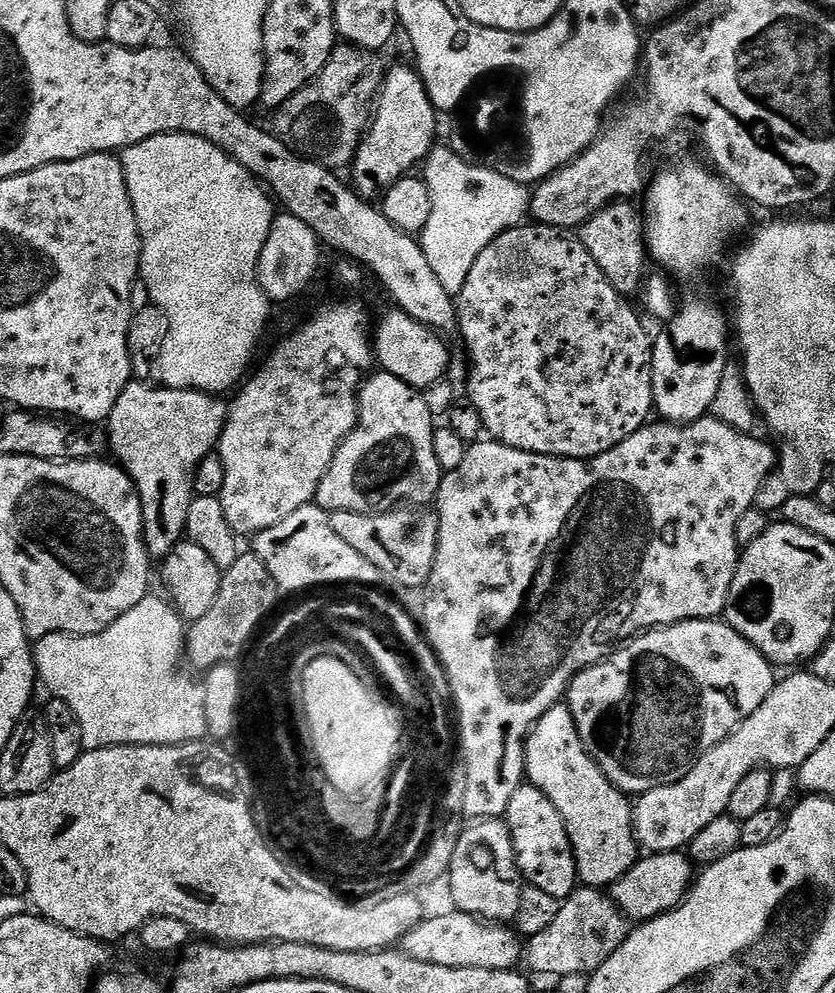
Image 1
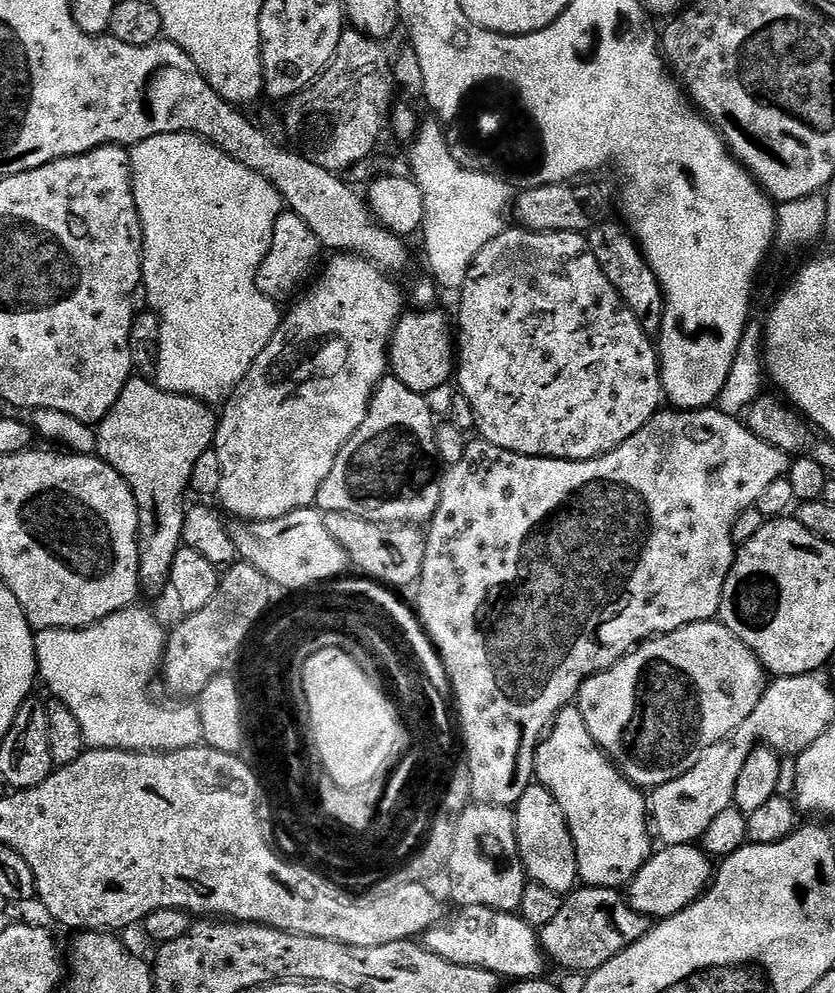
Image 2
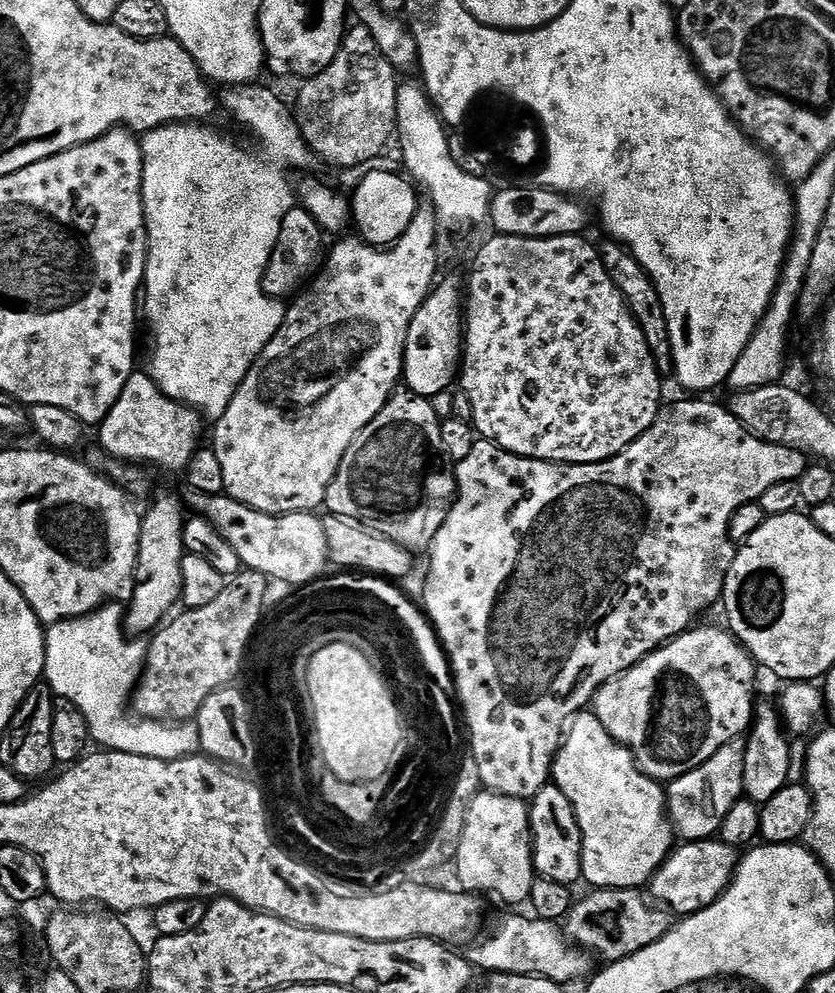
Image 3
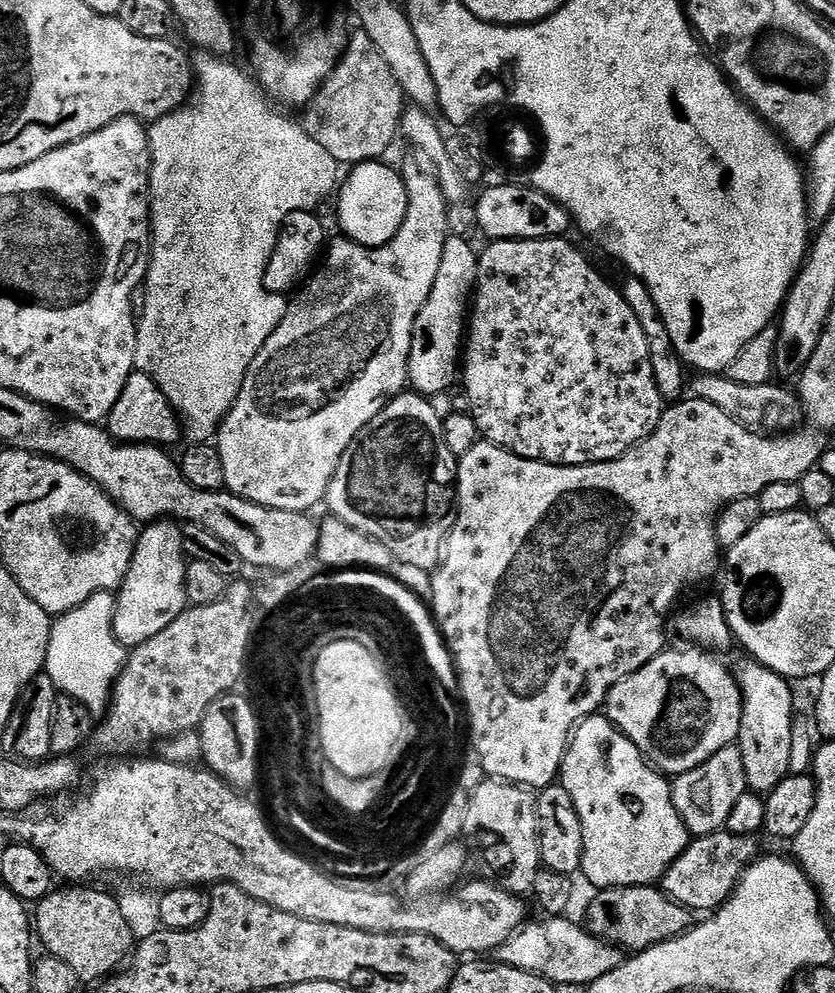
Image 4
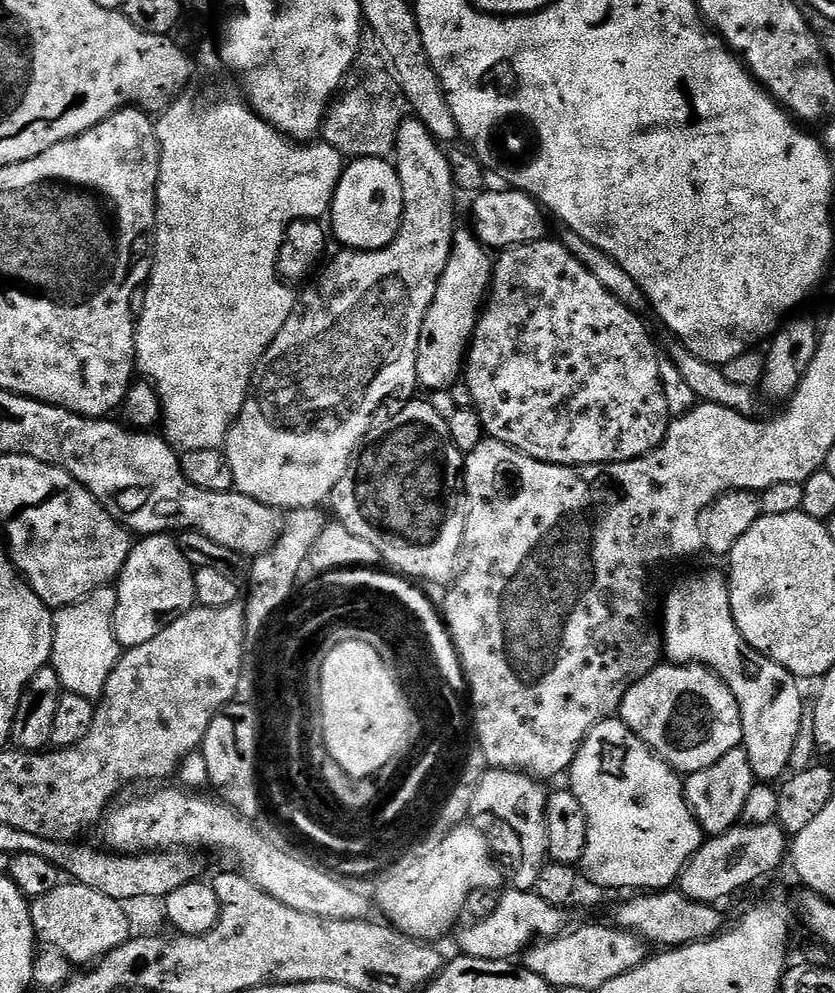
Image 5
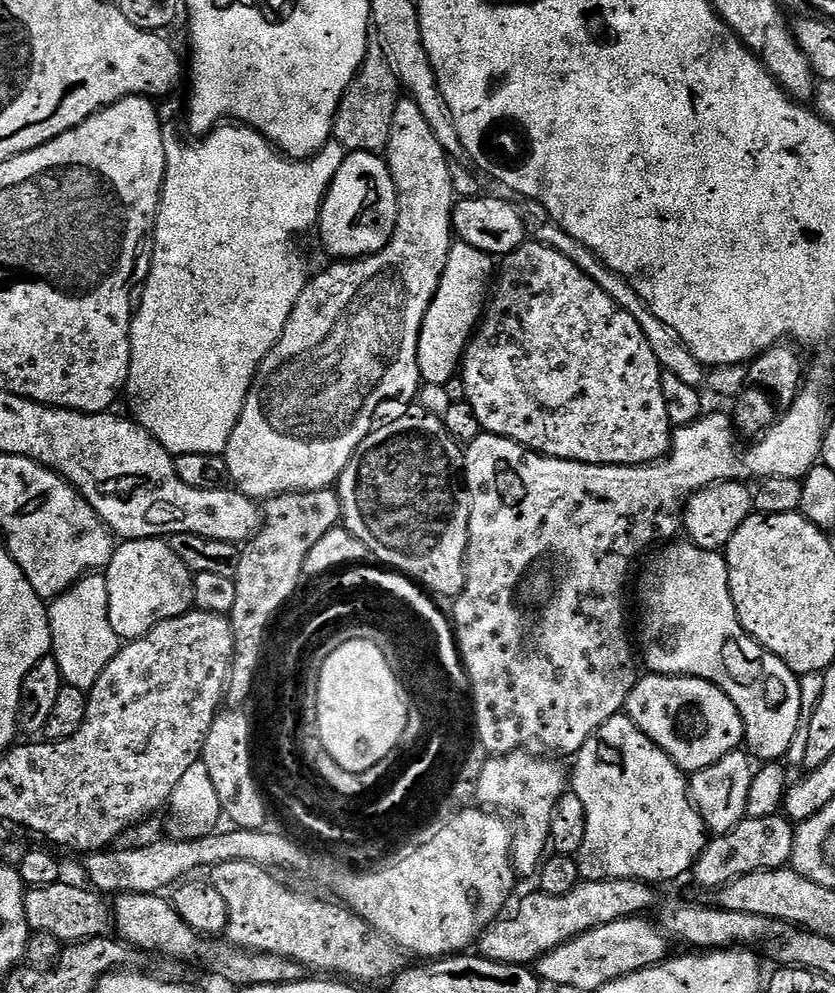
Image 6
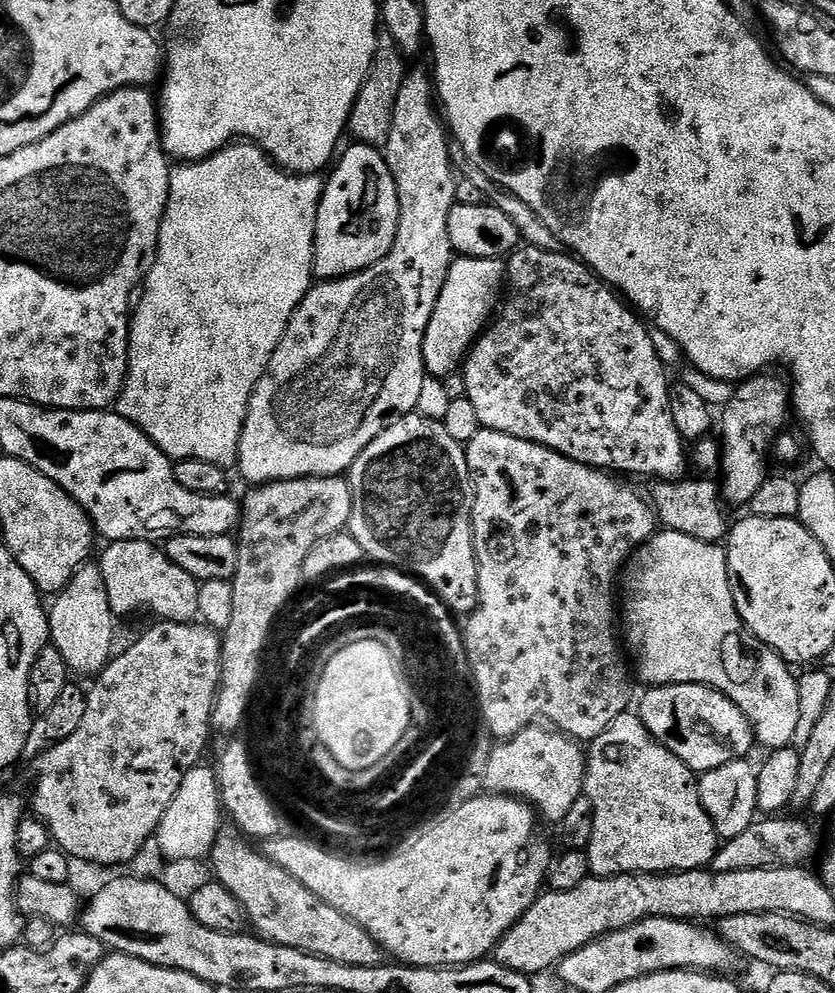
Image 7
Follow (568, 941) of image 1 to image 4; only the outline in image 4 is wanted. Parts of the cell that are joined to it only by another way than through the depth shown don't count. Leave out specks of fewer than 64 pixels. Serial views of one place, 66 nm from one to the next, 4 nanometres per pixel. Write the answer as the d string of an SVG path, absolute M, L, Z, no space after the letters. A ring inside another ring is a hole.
M639 884L625 888L605 888L588 904L589 932L628 954L645 952L667 940L684 935L693 927L693 912L674 902L659 887Z

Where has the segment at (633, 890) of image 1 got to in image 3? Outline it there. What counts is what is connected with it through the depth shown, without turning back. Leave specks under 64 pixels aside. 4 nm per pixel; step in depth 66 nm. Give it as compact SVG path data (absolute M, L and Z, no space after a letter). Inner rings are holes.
M709 838L681 843L652 876L651 899L677 917L693 916L694 913L701 912L703 908L713 904L728 889L737 863L737 849L731 848L729 844L721 844L719 839Z

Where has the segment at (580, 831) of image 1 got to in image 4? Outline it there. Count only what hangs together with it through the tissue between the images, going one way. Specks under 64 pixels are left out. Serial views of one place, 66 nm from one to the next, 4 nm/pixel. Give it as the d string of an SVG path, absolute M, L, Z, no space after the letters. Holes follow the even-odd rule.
M607 715L587 716L581 724L577 724L568 741L568 753L564 756L558 780L566 794L570 794L582 822L582 876L593 884L593 889L655 885L663 881L669 866L688 849L690 833L672 801L669 777L653 768L630 738L609 722Z

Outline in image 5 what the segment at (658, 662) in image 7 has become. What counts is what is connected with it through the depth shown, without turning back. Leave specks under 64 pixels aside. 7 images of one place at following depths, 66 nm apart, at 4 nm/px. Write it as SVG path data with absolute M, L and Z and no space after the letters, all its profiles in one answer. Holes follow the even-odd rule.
M723 571L704 572L701 576L688 576L685 580L678 581L669 590L668 597L664 600L662 652L673 664L700 664L703 668L709 668L718 678L722 678L730 694L734 694L738 702L738 710L742 714L742 730L744 731L742 747L748 756L753 777L760 782L779 781L789 771L790 758L794 754L797 742L802 739L800 719L803 716L805 719L806 704L804 708L804 700L800 697L799 686L801 685L797 677L792 676L782 666L778 666L778 662L754 650L746 642L746 638L742 638L734 622L734 614L730 610L728 582Z

